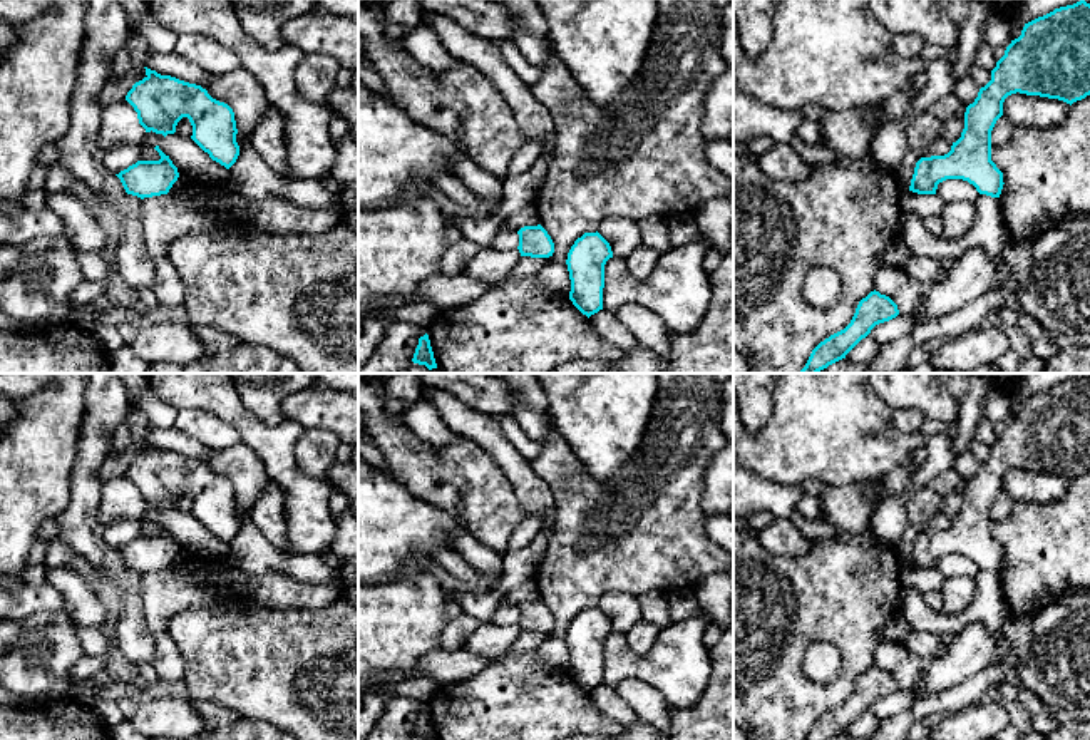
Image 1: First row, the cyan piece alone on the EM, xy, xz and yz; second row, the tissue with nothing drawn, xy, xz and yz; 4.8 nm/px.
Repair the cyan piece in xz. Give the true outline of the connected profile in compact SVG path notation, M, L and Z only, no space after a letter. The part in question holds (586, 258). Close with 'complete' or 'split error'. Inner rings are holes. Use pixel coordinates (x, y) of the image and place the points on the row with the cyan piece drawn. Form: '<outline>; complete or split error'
M598 231L584 233L568 253L569 300L588 318L603 310L604 265L609 258L611 246Z; complete

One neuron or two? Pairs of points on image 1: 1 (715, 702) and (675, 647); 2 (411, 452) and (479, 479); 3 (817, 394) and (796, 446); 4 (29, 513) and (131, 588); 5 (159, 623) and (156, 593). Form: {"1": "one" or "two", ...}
{"1": "two", "2": "one", "3": "one", "4": "two", "5": "one"}

